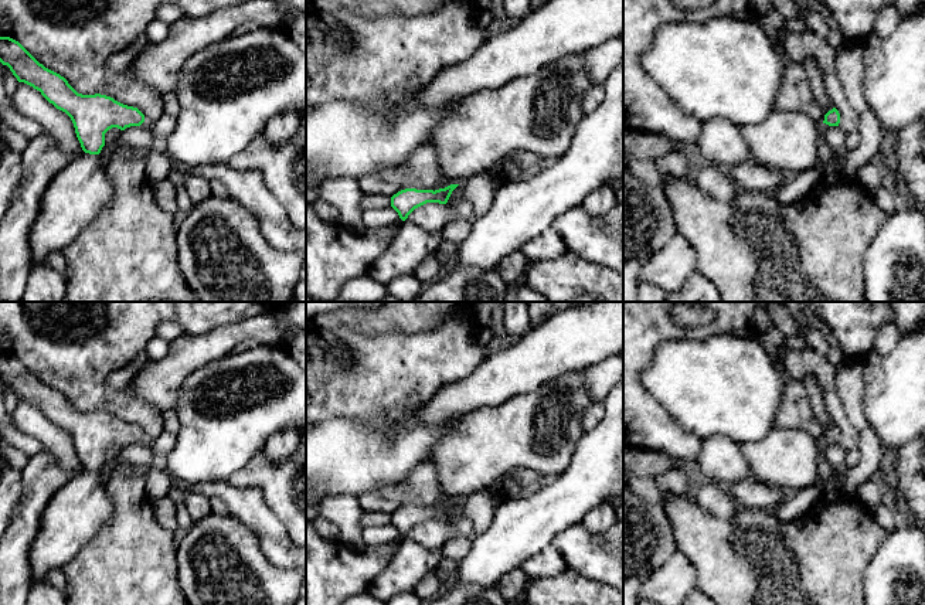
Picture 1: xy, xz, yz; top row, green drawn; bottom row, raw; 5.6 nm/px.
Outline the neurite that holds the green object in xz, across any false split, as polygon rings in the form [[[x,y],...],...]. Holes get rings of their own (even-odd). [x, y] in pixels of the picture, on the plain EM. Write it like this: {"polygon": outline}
{"polygon": [[[450,502],[439,507],[416,507],[405,506],[391,514],[391,524],[398,530],[399,536],[405,538],[408,533],[418,524],[426,520],[446,521],[452,509],[459,502]]]}

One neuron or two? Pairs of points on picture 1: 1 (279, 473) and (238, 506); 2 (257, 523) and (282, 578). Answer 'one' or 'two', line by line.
1: two
2: two

